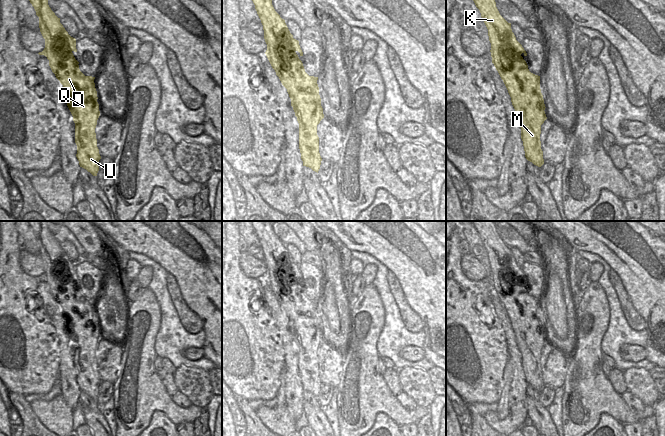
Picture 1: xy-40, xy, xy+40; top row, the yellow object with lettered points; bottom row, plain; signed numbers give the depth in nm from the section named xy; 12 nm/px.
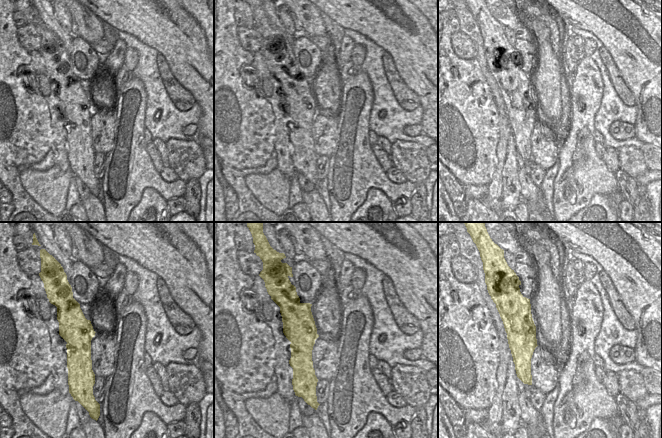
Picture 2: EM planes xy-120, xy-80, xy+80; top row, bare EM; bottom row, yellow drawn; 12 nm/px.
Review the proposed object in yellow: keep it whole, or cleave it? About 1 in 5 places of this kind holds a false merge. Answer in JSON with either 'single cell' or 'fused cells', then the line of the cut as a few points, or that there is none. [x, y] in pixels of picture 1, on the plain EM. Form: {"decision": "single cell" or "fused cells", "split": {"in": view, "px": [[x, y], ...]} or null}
{"decision": "single cell", "split": null}

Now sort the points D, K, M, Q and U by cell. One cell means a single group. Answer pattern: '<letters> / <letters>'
D K M Q U

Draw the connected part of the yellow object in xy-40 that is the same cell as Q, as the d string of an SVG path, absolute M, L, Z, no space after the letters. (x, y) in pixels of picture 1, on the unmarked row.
M28 221L30 227L39 241L40 256L45 263L45 272L39 279L44 279L49 284L49 290L56 302L64 311L67 319L67 330L73 340L75 347L75 367L77 369L76 381L80 391L86 393L93 400L99 395L99 384L101 380L97 371L95 352L100 340L99 328L97 326L97 315L92 300L85 300L79 293L79 286L75 283L73 275L77 276L76 263L71 261L60 247L55 237L48 229L47 221Z

